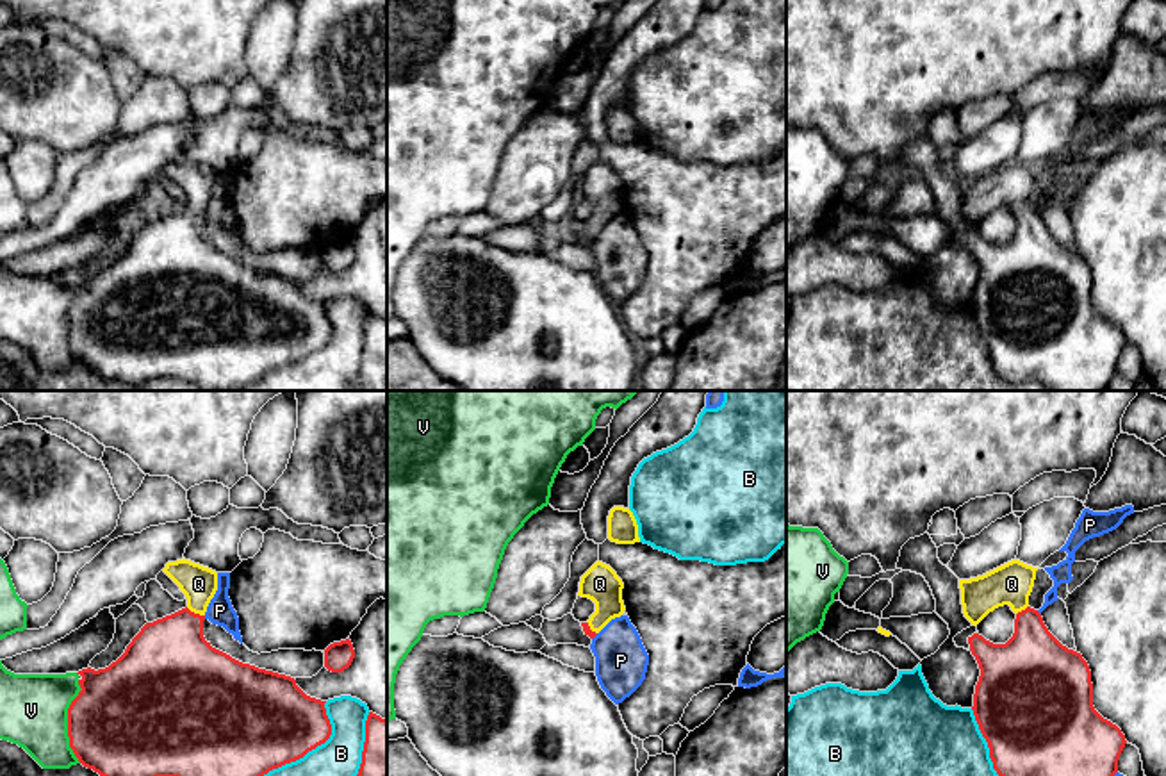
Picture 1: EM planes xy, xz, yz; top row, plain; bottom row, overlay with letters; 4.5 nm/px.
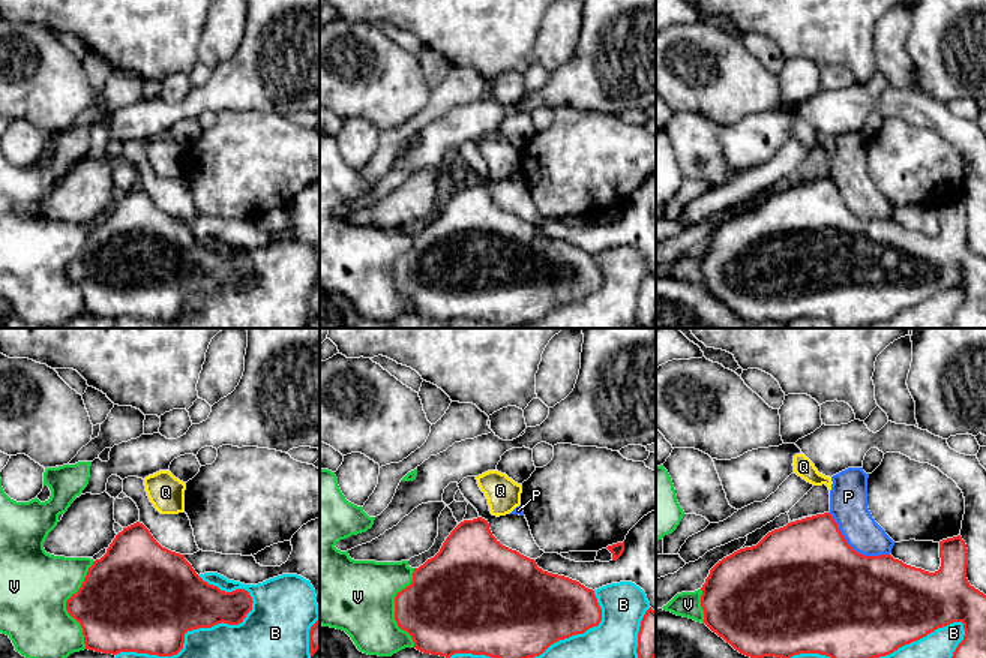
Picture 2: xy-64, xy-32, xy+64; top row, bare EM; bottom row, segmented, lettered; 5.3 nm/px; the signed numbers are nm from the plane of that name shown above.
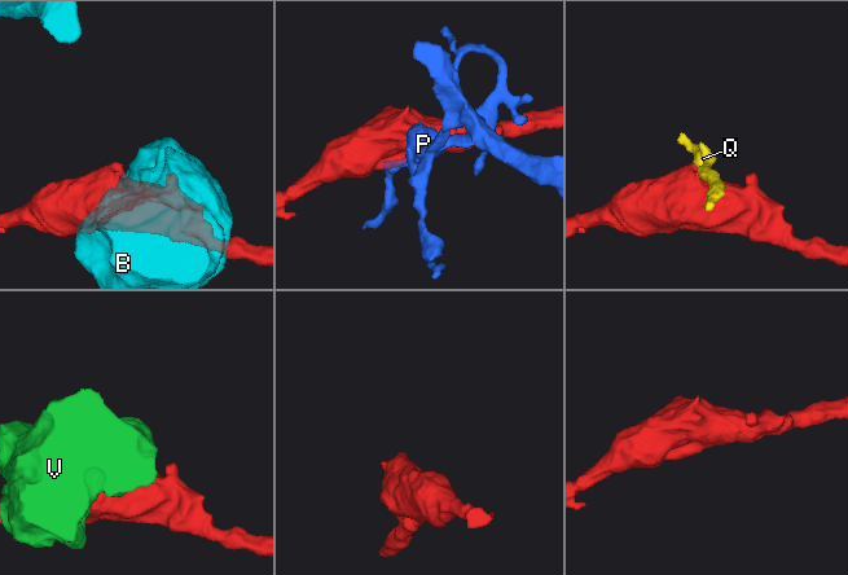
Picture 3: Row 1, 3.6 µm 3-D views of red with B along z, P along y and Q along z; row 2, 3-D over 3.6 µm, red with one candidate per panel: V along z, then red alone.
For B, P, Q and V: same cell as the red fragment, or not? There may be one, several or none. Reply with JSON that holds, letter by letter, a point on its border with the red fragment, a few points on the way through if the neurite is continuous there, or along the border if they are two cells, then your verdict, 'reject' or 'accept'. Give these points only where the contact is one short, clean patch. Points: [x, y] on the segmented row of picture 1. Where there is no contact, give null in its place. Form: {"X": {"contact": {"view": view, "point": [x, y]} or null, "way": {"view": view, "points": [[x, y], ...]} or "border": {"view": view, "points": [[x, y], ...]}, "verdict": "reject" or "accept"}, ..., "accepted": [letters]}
{"B": {"contact": {"view": "xy", "point": [312, 748]}, "verdict": "reject"}, "P": {"contact": {"view": "yz", "point": [1038, 612]}, "verdict": "reject"}, "Q": {"contact": {"view": "xy", "point": [193, 612]}, "way": {"view": "xy", "points": [[170, 662], [193, 612], [198, 600], [198, 584]]}, "verdict": "accept"}, "V": {"contact": {"view": "xy", "point": [68, 721]}, "verdict": "reject"}, "accepted": ["Q"]}

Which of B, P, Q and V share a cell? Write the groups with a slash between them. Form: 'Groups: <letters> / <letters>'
Groups: B / P / Q / V

